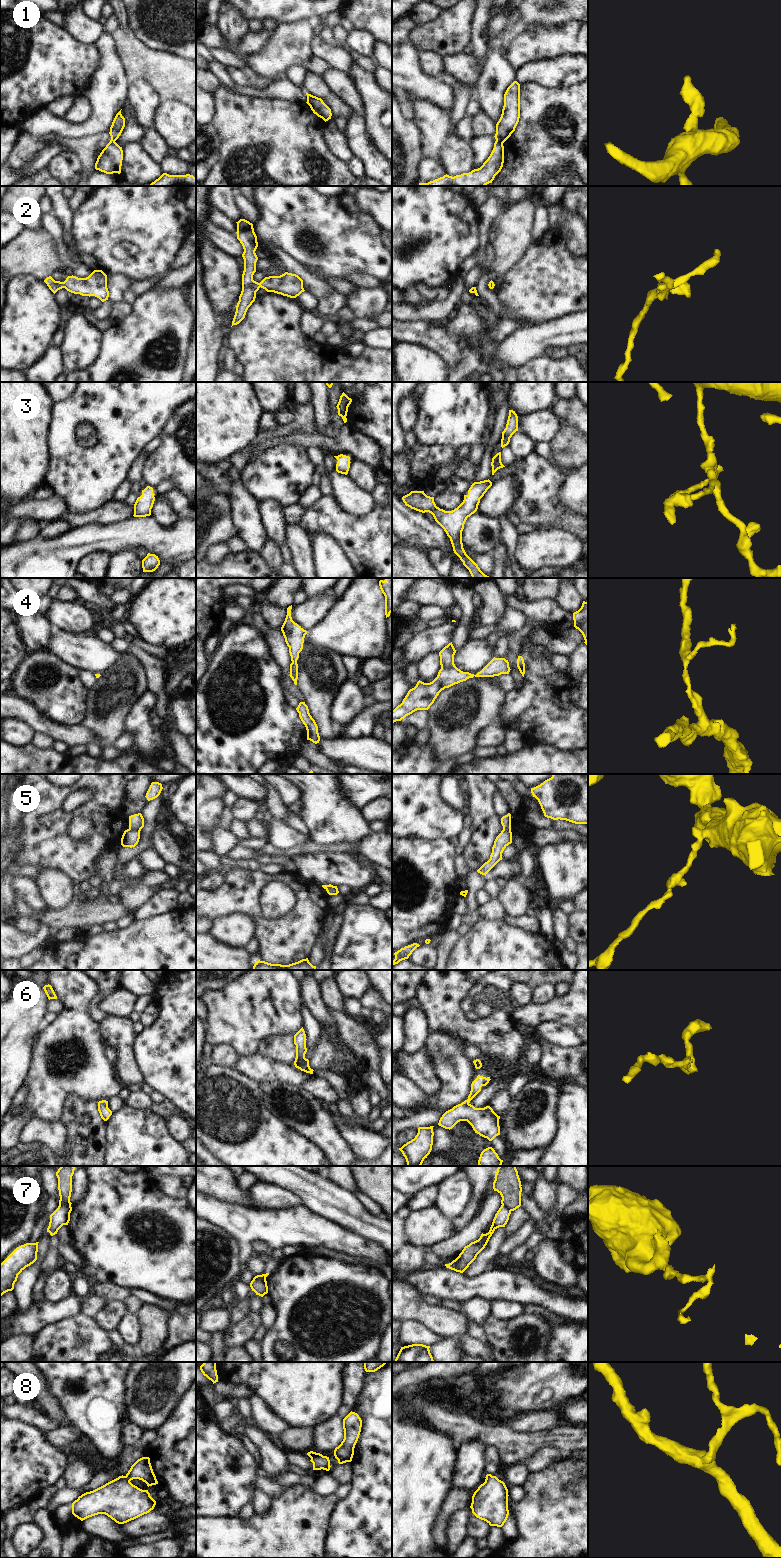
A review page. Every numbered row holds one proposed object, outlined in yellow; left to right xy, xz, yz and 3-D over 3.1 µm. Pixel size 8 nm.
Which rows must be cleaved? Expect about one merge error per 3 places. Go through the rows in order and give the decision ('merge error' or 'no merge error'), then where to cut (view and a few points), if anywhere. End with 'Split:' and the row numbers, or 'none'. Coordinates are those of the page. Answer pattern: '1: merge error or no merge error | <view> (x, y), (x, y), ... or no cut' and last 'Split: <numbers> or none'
1: merge error | yz (496, 139), (502, 144)
2: no merge error | no cut
3: no merge error | no cut
4: no merge error | no cut
5: merge error | xy (129, 828), (139, 831)
6: no merge error | no cut
7: merge error | xy (59, 1204), (70, 1205)
8: no merge error | no cut
Split: 1, 5, 7

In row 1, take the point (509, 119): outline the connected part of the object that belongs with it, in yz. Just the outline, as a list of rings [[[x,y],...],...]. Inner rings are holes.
[[[514,81],[504,94],[504,106],[499,121],[496,124],[495,139],[504,143],[515,128],[520,118],[520,84]]]

